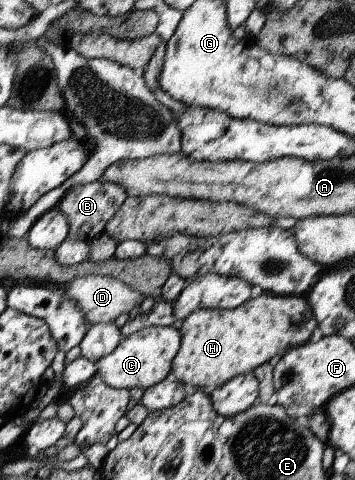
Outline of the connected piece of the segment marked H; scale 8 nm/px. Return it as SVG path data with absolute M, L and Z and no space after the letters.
M263 292L230 310L200 308L179 328L182 346L172 360L171 371L180 382L198 386L200 390L222 386L236 376L252 374L275 355L306 344L317 327L318 320L305 296Z

